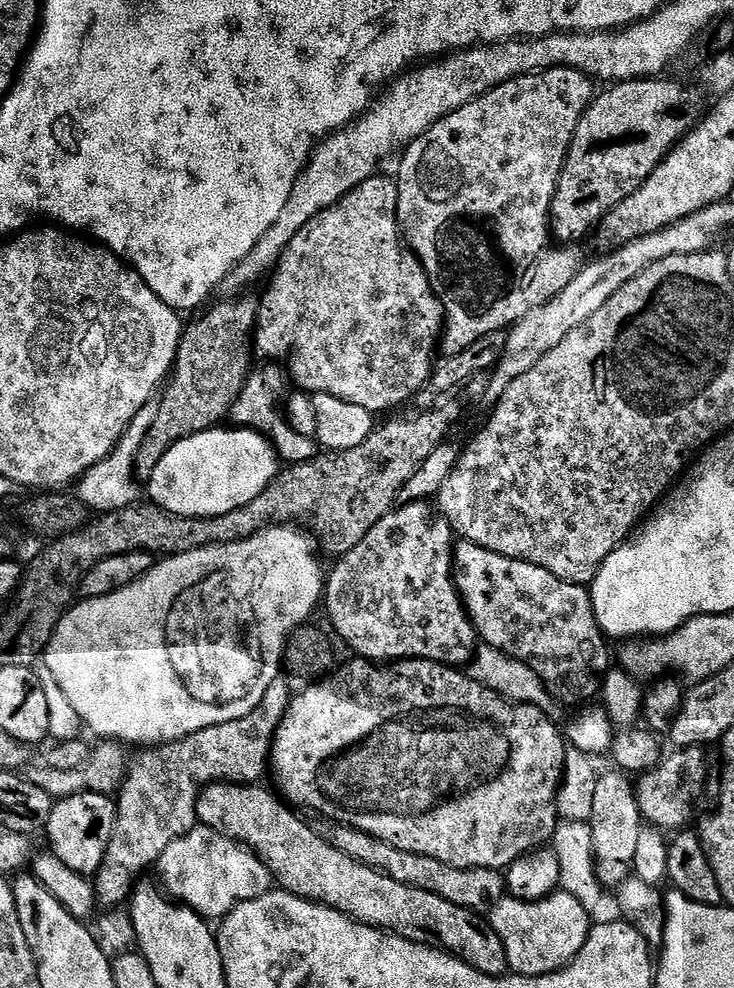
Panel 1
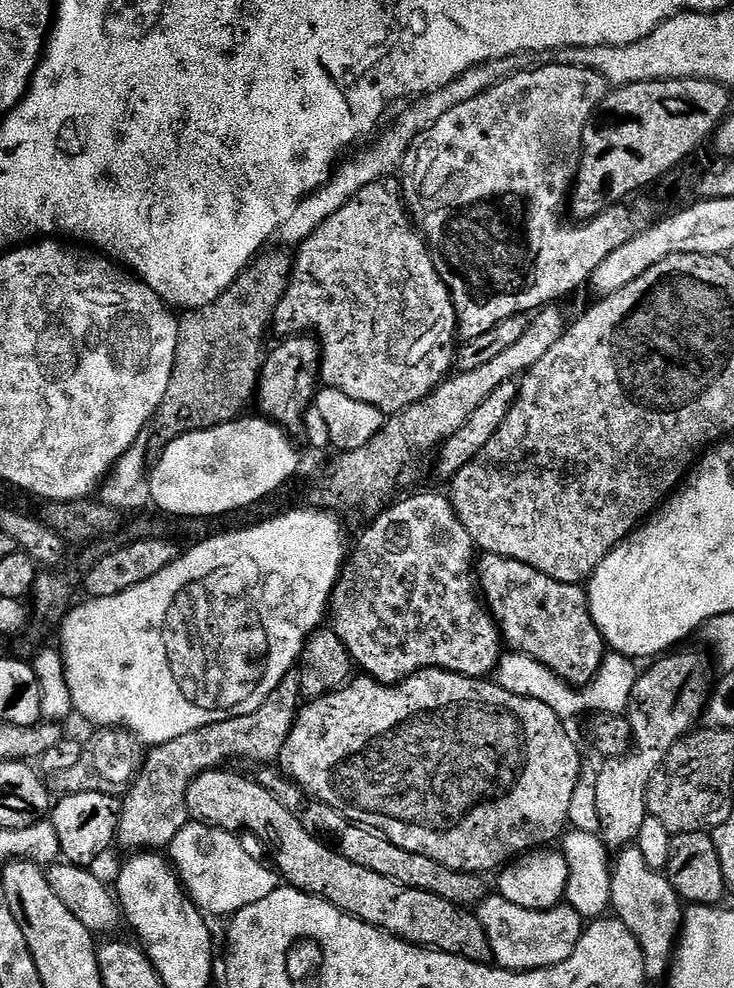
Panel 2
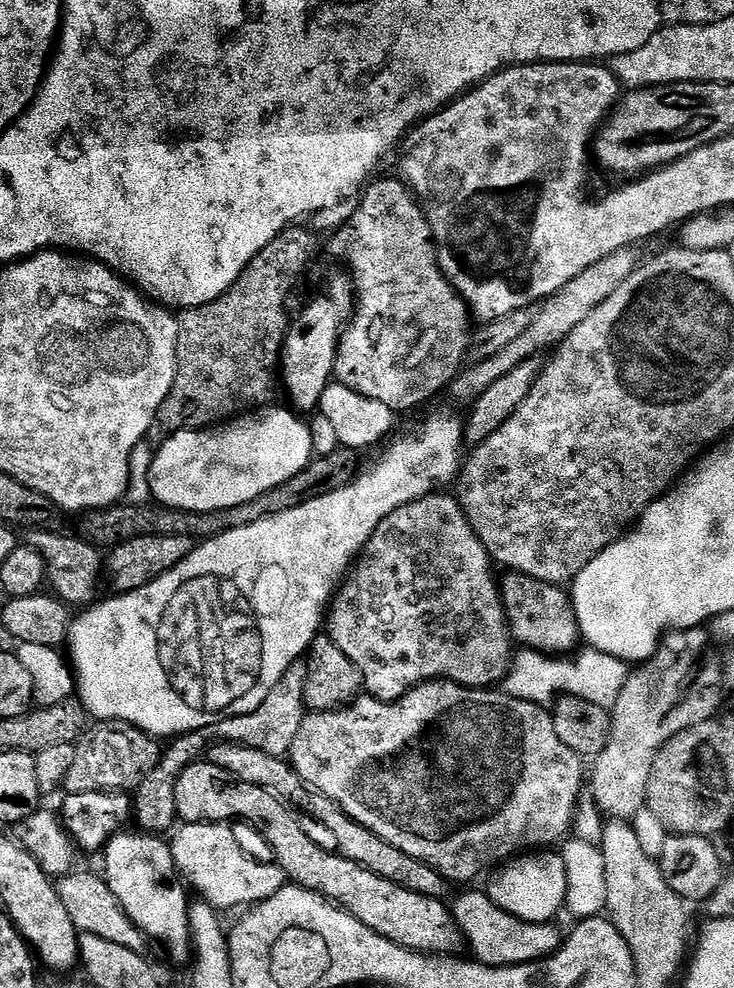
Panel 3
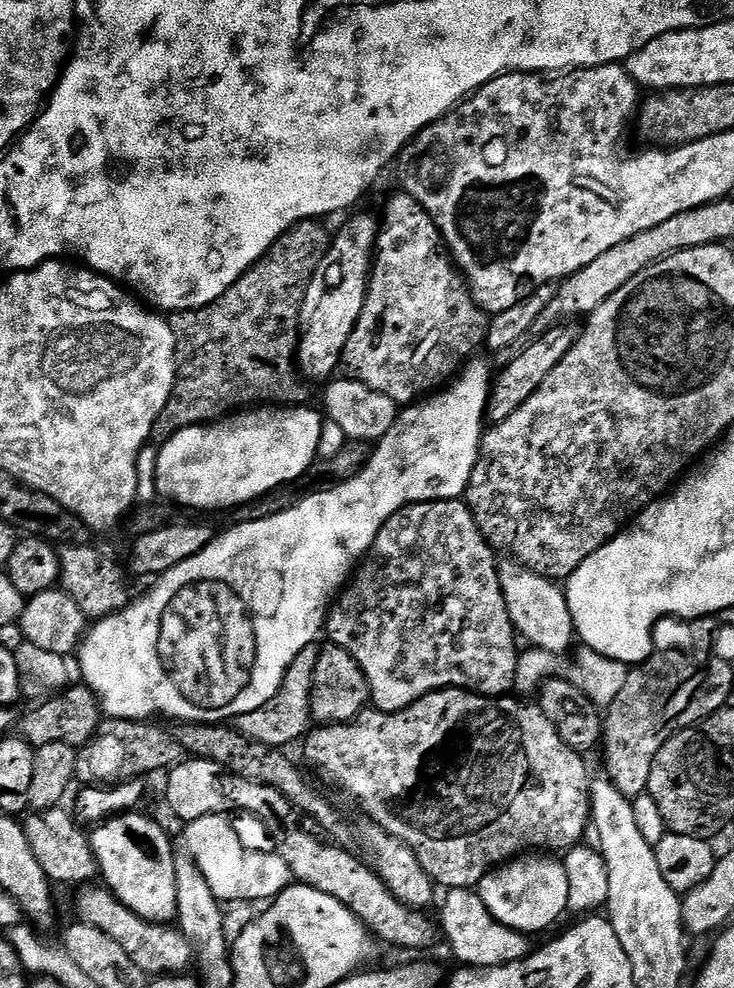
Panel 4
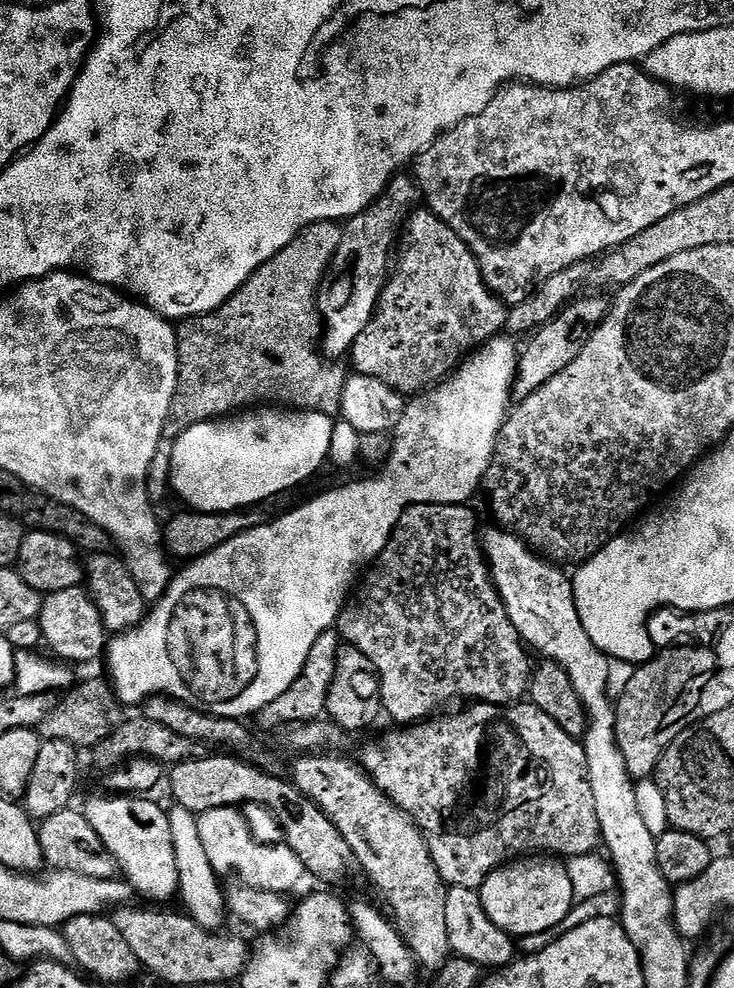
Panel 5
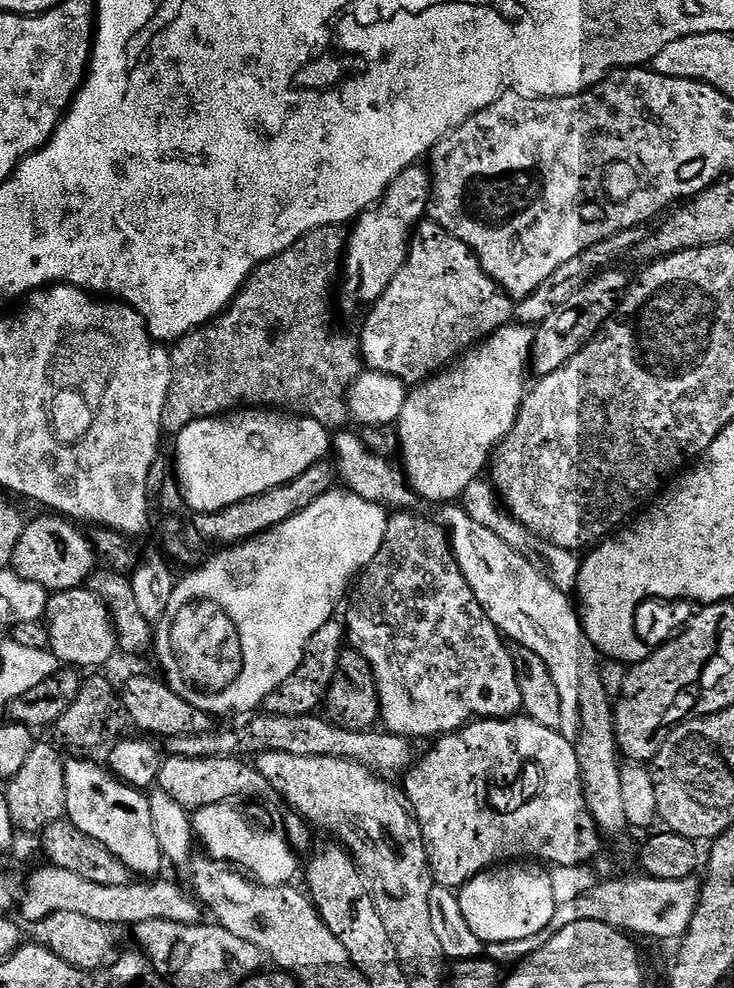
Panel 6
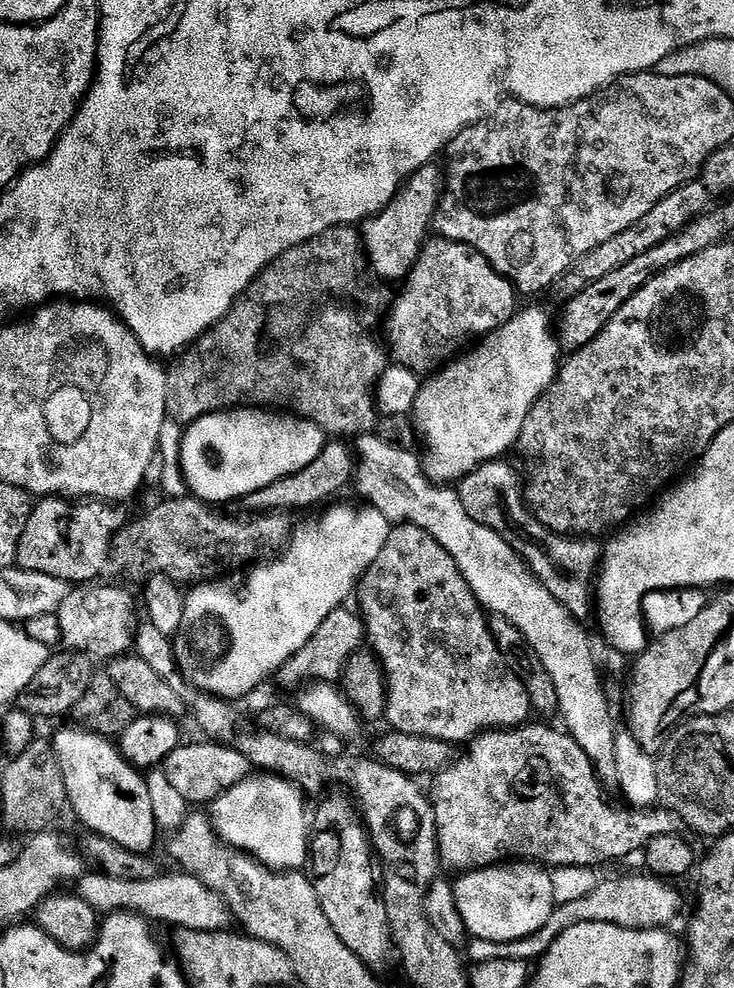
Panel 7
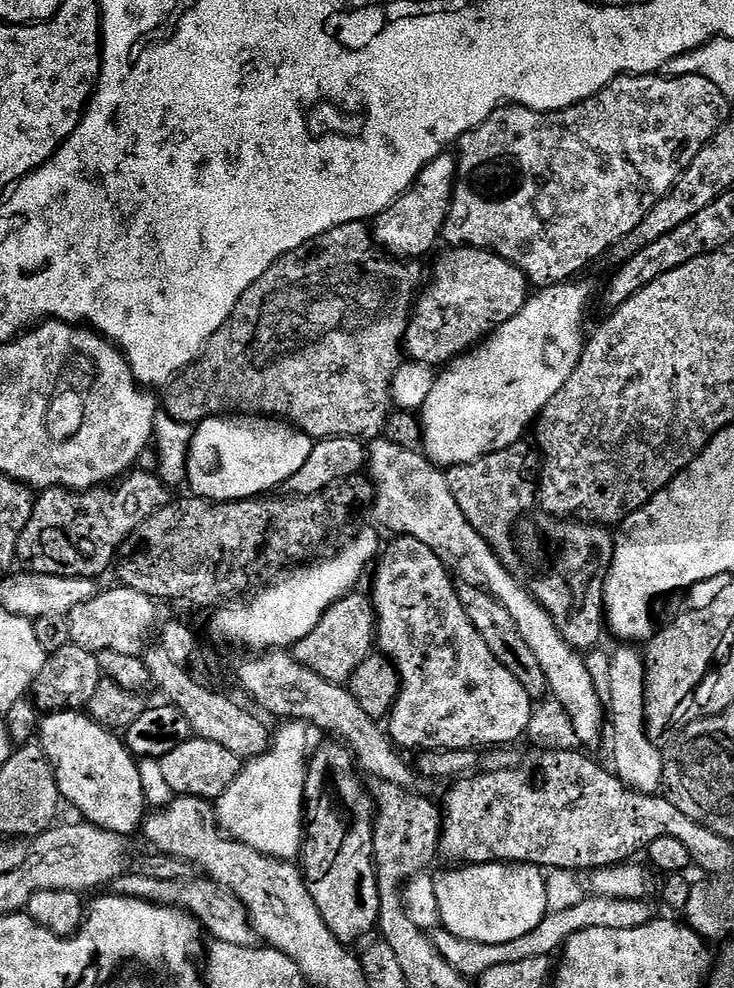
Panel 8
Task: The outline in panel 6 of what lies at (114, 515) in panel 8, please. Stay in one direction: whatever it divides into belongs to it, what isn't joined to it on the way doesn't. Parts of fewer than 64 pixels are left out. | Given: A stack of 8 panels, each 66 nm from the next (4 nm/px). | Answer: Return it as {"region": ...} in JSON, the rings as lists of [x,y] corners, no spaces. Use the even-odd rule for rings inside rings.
{"region":[[[59,514],[44,515],[48,516],[29,519],[25,523],[22,538],[18,538],[18,546],[14,546],[10,567],[26,578],[26,582],[38,582],[38,586],[42,586],[49,594],[79,588],[93,575],[98,564],[93,541],[89,537],[87,540],[71,519]]]}

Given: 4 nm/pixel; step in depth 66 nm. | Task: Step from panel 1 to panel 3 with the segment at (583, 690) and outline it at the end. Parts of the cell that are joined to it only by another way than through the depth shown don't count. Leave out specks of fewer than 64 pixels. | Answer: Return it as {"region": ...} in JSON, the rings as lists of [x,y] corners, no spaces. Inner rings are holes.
{"region":[[[519,574],[505,576],[508,577],[502,580],[498,589],[515,643],[525,649],[545,654],[571,653],[577,647],[575,644],[581,643],[582,635],[569,593],[563,587],[547,584],[529,576]]]}

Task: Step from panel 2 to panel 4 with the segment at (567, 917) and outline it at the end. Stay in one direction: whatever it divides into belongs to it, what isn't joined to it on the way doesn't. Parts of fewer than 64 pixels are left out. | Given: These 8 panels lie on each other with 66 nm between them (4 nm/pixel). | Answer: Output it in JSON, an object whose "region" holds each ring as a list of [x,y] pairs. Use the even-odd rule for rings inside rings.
{"region":[[[453,888],[447,893],[444,909],[438,915],[442,925],[442,936],[448,939],[454,955],[460,959],[459,963],[473,968],[493,968],[520,960],[528,955],[529,937],[523,932],[515,932],[502,922],[493,918],[482,902],[479,891],[470,888]]]}

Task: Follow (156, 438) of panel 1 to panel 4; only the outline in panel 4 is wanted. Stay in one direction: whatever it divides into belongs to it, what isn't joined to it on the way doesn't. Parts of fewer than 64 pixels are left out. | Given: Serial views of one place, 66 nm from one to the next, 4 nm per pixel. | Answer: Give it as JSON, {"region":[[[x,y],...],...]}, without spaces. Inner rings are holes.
{"region":[[[319,219],[303,220],[300,224],[295,224],[292,229],[276,240],[272,249],[257,264],[247,268],[238,278],[238,282],[234,282],[234,286],[226,289],[212,304],[201,308],[191,308],[185,312],[171,313],[170,323],[176,335],[176,385],[172,387],[172,396],[156,420],[154,432],[157,437],[167,438],[174,435],[175,432],[182,431],[183,428],[194,428],[197,424],[210,424],[235,413],[237,410],[248,410],[253,406],[304,406],[309,403],[309,385],[302,379],[296,363],[296,345],[300,342],[300,304],[304,301],[304,292],[308,288],[314,270],[318,270],[322,258],[332,247],[330,232],[327,232],[320,224],[323,223]]]}

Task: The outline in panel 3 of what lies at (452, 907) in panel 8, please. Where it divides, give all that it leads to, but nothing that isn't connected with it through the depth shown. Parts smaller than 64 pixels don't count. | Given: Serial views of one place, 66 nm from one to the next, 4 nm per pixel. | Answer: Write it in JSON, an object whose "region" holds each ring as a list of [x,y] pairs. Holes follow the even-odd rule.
{"region":[[[544,850],[539,854],[528,854],[523,858],[513,859],[505,863],[496,874],[497,876],[486,885],[488,896],[498,907],[506,910],[506,914],[514,918],[531,924],[546,924],[555,921],[555,916],[565,907],[564,899],[568,889],[566,862],[559,851]]]}

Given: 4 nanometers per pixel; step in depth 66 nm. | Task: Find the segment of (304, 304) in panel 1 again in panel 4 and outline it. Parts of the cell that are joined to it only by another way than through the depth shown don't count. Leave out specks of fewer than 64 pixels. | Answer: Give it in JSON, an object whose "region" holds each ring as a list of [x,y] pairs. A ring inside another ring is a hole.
{"region":[[[403,190],[397,192],[397,196],[390,197],[388,205],[384,208],[384,220],[382,216],[372,261],[372,276],[368,280],[366,302],[362,314],[344,347],[342,364],[345,369],[348,367],[347,375],[349,377],[362,381],[366,386],[370,386],[370,390],[374,390],[378,394],[386,394],[386,398],[390,398],[397,406],[411,406],[421,398],[435,393],[441,386],[447,385],[463,369],[469,359],[477,355],[476,347],[479,344],[481,347],[488,339],[490,316],[476,304],[476,299],[472,297],[472,292],[468,288],[468,281],[461,276],[460,269],[452,263],[449,253],[446,251],[444,238],[441,236],[438,226],[430,218],[430,214],[426,214],[426,210],[421,204],[413,196],[409,196],[407,192]]]}

